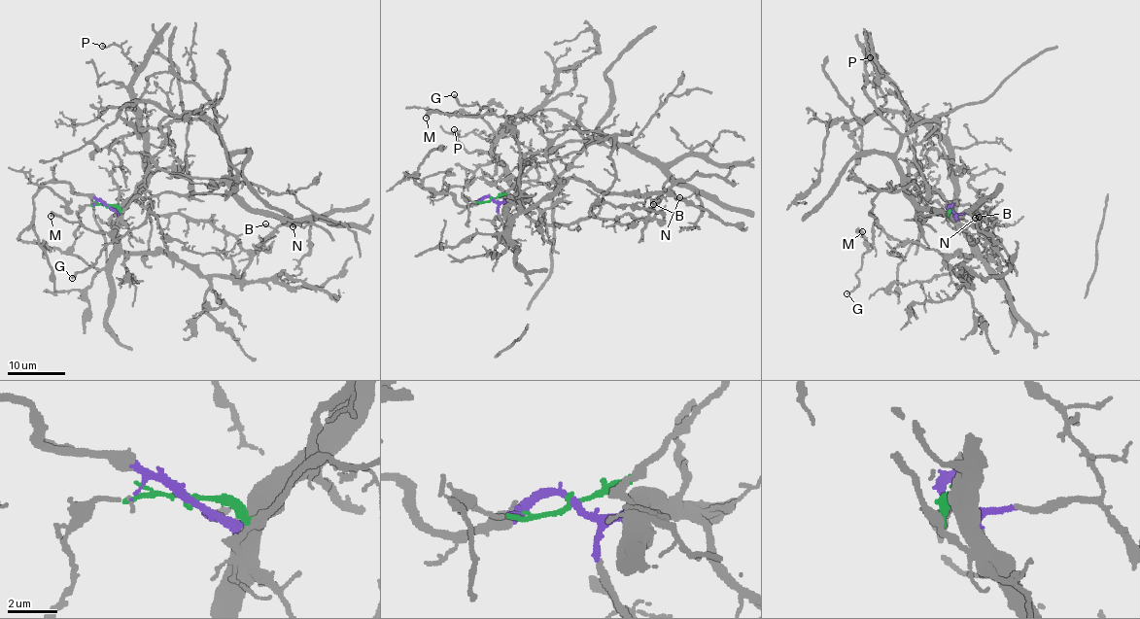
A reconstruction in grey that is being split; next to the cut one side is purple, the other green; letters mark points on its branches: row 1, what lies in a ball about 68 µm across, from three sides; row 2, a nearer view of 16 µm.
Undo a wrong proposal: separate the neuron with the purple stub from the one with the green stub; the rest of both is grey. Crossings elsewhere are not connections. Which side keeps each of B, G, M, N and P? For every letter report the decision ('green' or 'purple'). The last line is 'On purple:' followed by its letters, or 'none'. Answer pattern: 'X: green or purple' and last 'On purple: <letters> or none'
B: green
G: purple
M: purple
N: green
P: purple
On purple: G, M, P

